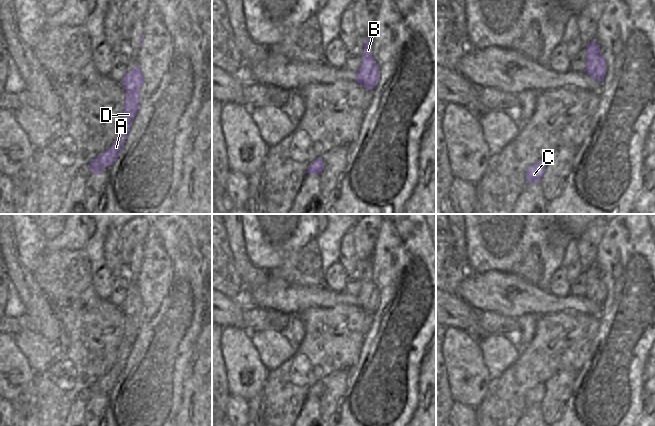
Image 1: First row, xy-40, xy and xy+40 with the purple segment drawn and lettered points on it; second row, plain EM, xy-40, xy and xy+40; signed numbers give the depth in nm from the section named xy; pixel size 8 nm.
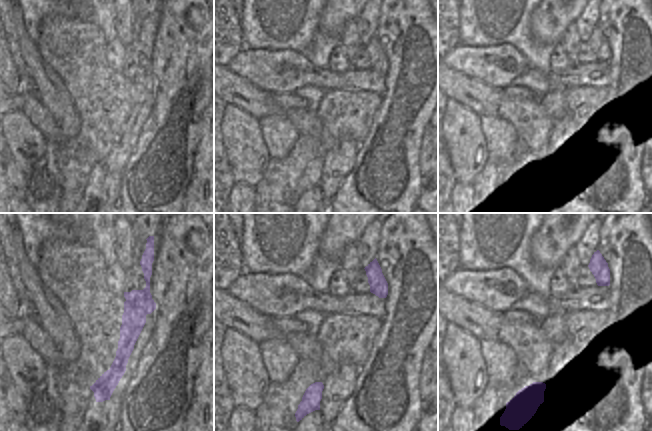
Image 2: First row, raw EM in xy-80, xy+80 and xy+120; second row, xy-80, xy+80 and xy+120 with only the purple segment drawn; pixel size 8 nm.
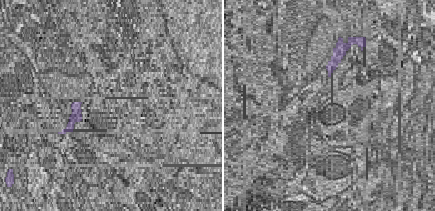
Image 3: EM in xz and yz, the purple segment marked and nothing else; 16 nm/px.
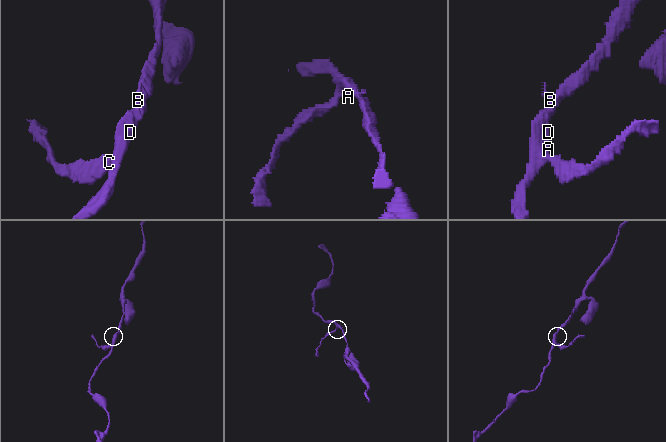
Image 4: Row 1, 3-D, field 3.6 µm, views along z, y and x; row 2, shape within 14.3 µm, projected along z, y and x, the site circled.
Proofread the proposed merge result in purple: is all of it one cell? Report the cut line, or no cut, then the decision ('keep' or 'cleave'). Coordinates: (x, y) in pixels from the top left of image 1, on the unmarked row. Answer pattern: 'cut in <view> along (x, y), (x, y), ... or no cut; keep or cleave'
cut in xy-40 along (92, 384), (91, 394); cleave

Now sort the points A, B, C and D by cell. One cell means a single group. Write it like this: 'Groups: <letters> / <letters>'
Groups: A B D / C

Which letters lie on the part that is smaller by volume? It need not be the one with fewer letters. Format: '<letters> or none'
C

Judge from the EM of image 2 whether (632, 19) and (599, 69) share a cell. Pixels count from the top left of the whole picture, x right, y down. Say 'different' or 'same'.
different

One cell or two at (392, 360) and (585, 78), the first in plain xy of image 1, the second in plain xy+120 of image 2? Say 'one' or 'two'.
two

